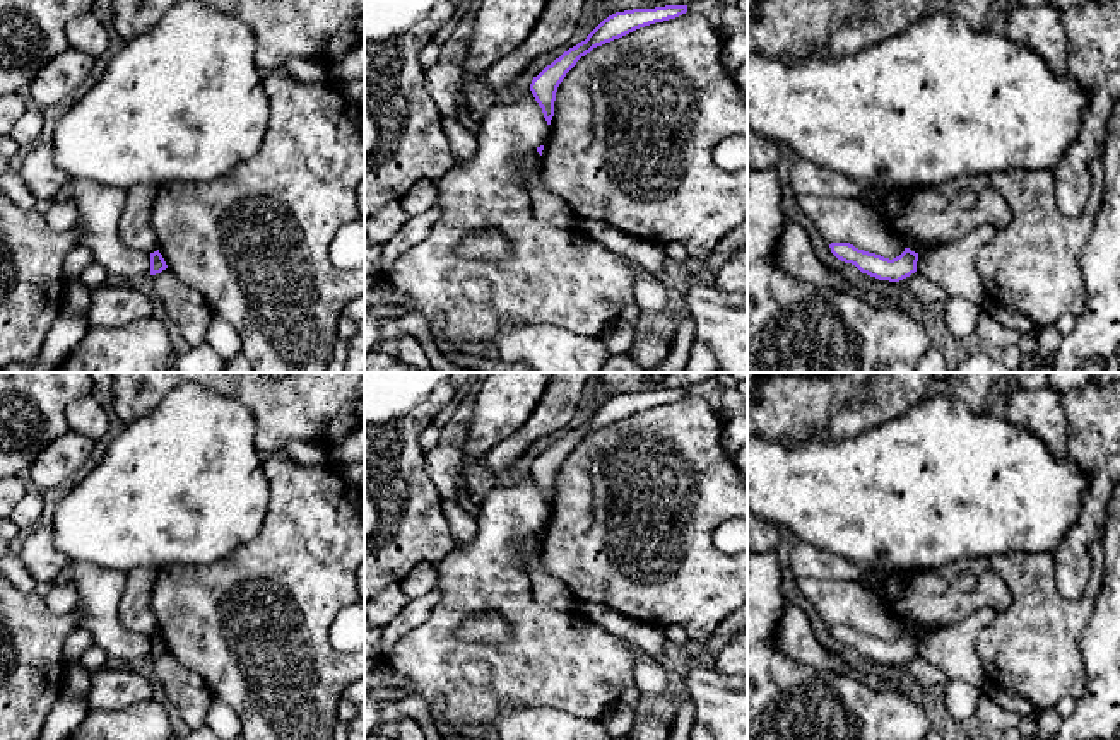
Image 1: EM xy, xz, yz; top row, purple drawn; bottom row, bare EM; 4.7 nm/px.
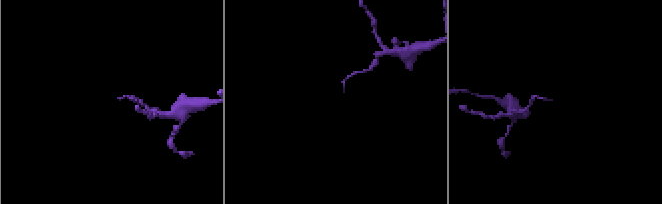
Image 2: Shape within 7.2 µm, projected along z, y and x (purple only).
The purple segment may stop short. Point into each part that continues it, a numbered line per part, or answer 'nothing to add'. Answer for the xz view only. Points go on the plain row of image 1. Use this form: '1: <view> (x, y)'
nothing to add

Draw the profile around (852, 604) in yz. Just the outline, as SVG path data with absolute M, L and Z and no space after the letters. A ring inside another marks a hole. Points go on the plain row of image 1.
M797 578L797 588L829 627L850 625L889 643L905 634L903 624L887 614L872 586L860 581Z

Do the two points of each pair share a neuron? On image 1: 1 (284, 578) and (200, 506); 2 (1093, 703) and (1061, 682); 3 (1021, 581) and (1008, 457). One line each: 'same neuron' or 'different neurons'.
1: different neurons
2: different neurons
3: different neurons

